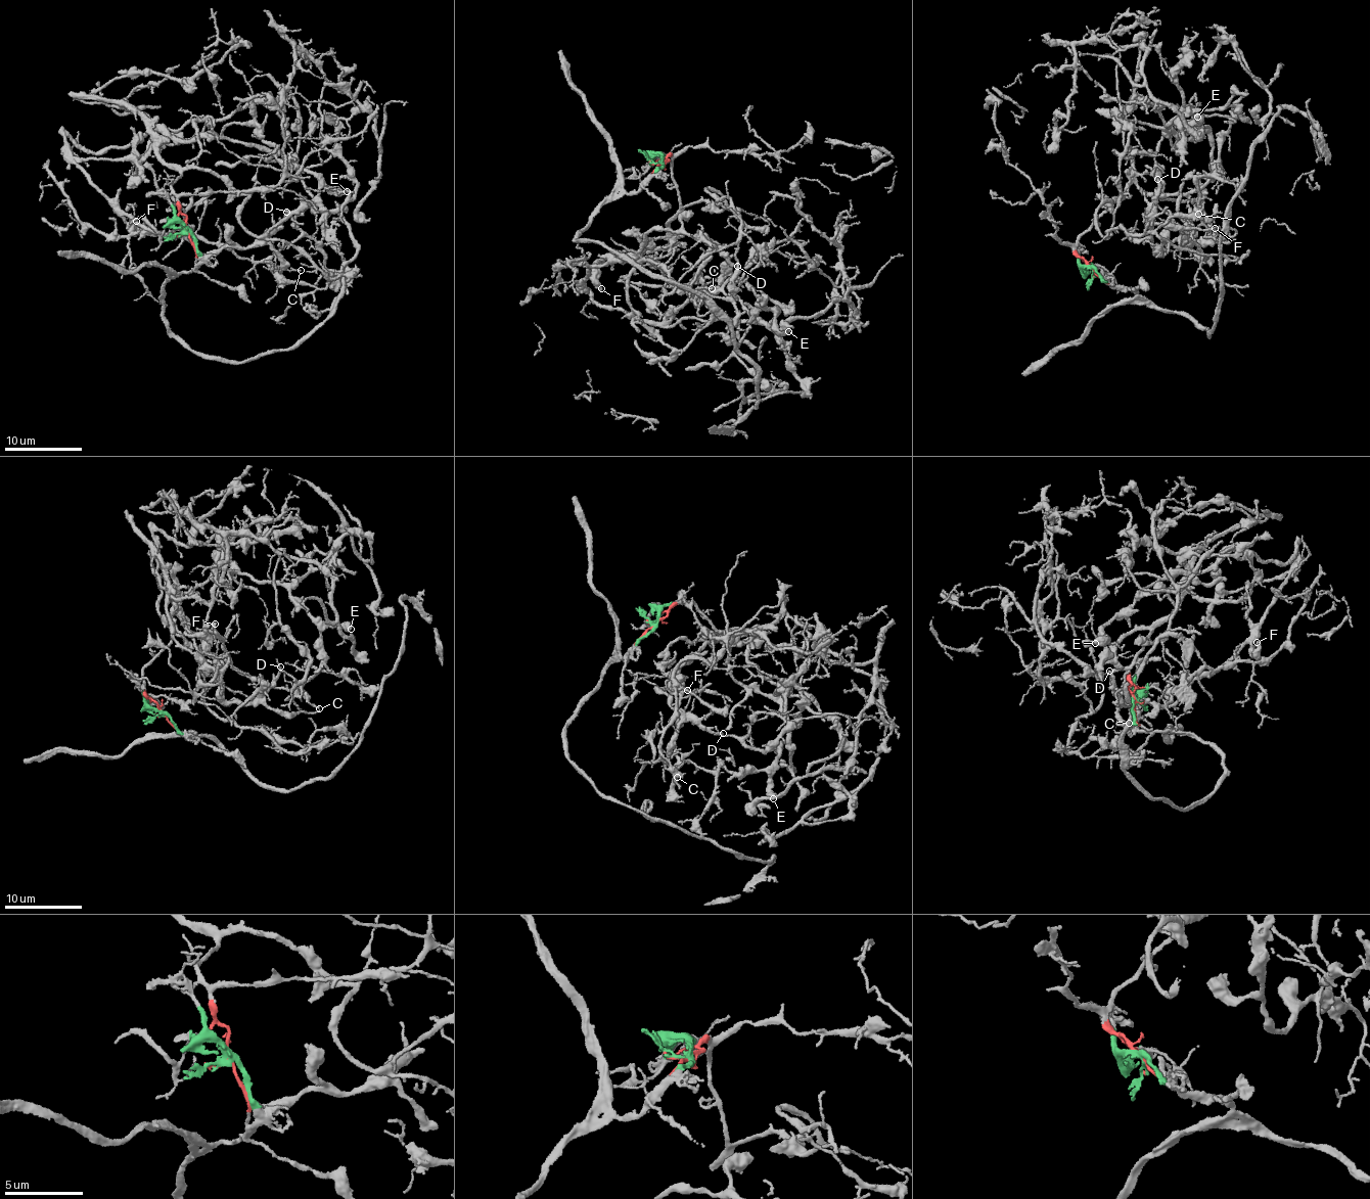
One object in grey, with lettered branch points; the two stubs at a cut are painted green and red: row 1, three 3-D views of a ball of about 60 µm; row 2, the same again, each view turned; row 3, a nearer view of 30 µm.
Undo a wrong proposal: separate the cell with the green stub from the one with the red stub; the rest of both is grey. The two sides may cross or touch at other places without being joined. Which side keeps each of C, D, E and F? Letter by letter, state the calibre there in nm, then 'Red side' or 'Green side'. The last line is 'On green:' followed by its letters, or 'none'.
C: Thickness 100 nm. Red side
D: Thickness 240 nm. Red side
E: Thickness 600 nm. Red side
F: Thickness 400 nm. Red side
On green: none

